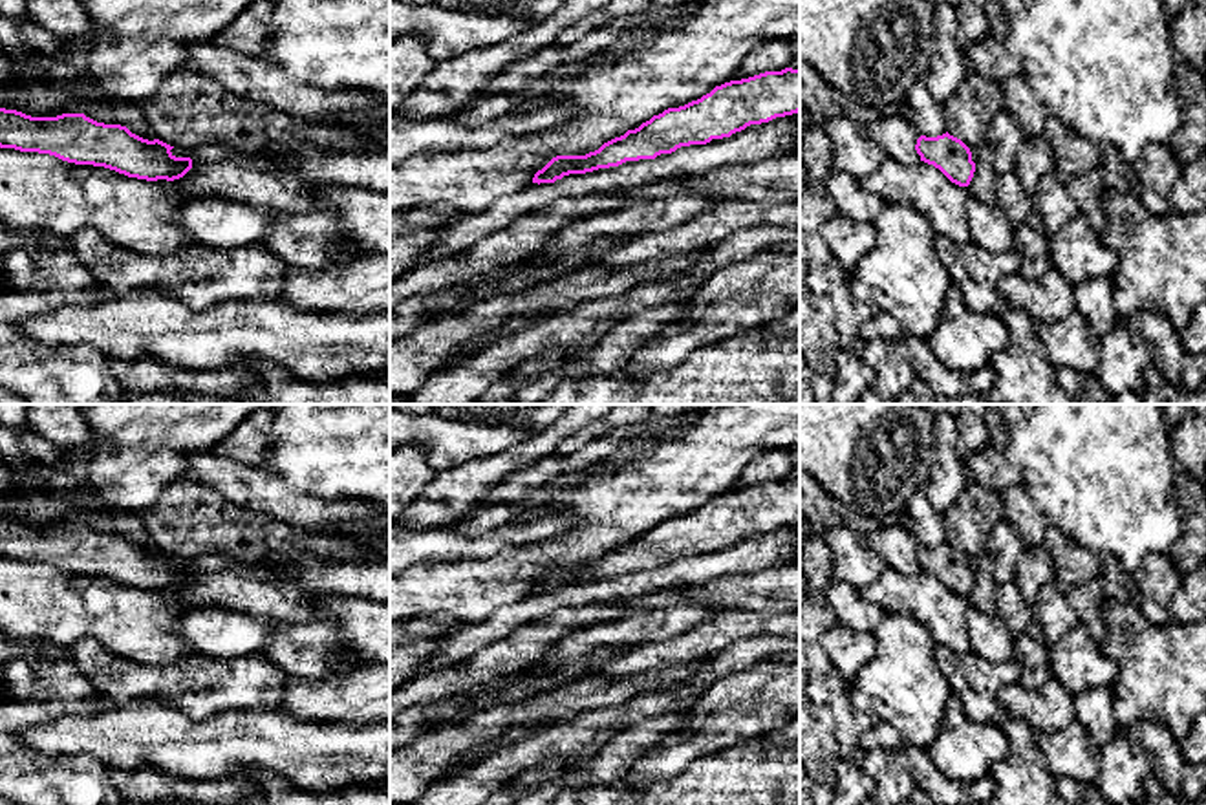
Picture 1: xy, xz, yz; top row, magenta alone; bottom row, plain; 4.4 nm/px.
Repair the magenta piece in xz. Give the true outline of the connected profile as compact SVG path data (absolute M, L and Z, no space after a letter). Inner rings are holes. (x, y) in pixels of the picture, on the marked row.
M800 70L765 71L716 86L710 93L679 108L668 108L635 130L604 143L586 156L556 156L533 177L555 183L569 174L619 166L626 161L655 159L681 146L730 137L750 124L800 112Z

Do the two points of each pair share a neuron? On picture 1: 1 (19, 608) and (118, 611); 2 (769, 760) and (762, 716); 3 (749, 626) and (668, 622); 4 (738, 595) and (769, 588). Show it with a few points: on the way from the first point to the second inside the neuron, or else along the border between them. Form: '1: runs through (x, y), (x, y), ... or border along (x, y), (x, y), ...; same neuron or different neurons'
1: runs through (43, 608), (94, 608); same neuron
2: border along (764, 734), (754, 734), (723, 749); different neurons
3: border along (709, 617), (681, 633), (656, 641); different neurons
4: runs through (745, 593), (762, 593); same neuron

